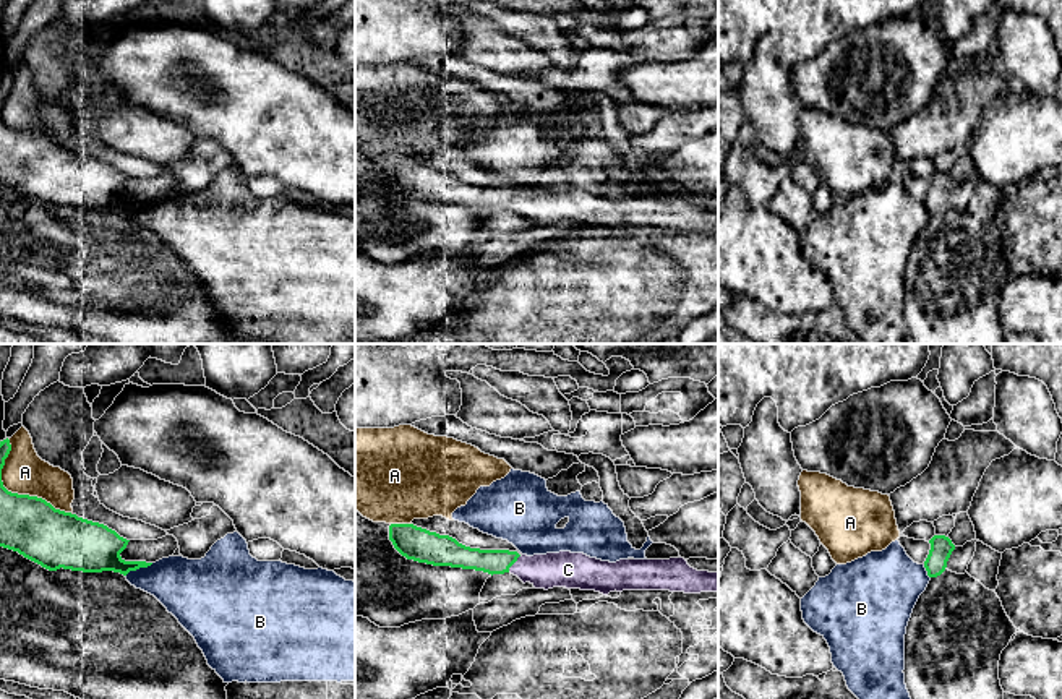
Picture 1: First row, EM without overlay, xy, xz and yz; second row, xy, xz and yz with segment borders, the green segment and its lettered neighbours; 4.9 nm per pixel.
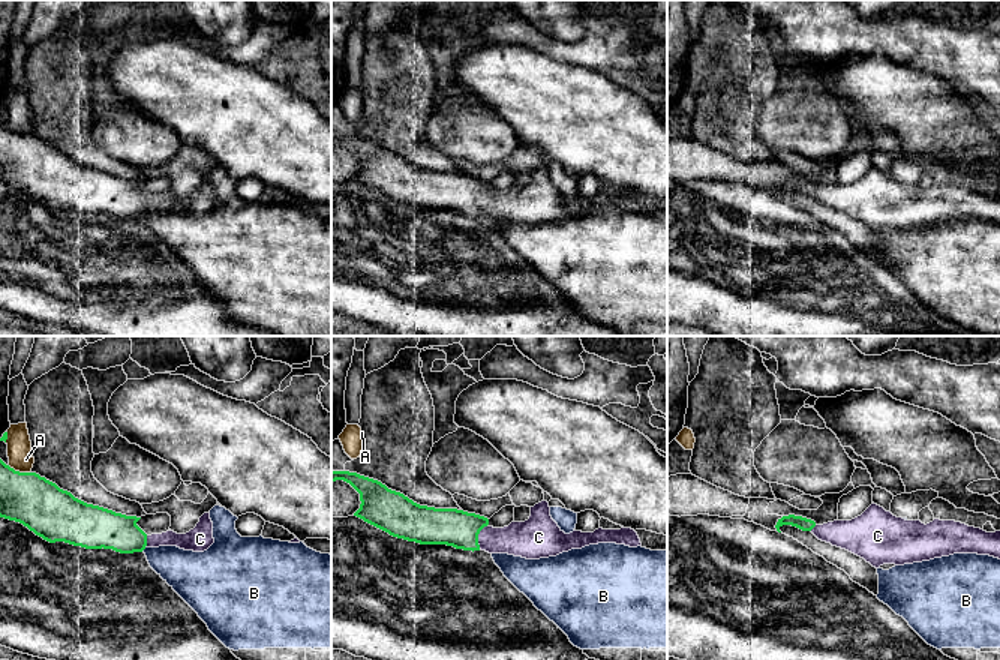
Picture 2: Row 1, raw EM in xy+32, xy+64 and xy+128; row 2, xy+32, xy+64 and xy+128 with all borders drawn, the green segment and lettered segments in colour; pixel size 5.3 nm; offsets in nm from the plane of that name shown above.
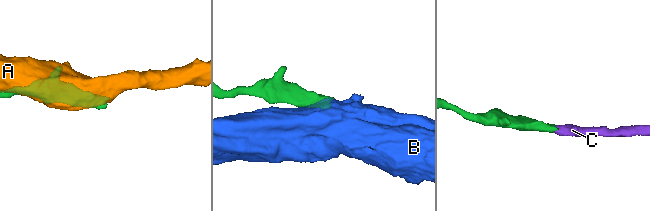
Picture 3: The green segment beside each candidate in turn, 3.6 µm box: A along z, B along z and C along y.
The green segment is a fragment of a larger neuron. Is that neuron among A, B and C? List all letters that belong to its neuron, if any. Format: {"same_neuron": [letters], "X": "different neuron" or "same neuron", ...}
{"same_neuron": ["C"], "A": "different neuron", "B": "different neuron", "C": "same neuron"}

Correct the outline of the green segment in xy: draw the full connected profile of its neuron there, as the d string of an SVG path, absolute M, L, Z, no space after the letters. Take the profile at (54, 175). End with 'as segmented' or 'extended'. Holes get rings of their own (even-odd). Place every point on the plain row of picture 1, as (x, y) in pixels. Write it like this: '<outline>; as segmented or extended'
M10 76L0 78L0 183L18 188L49 208L63 204L126 212L152 201L125 198L120 190L130 177L107 162L55 146L42 135L8 128L2 105L10 88Z; as segmented

